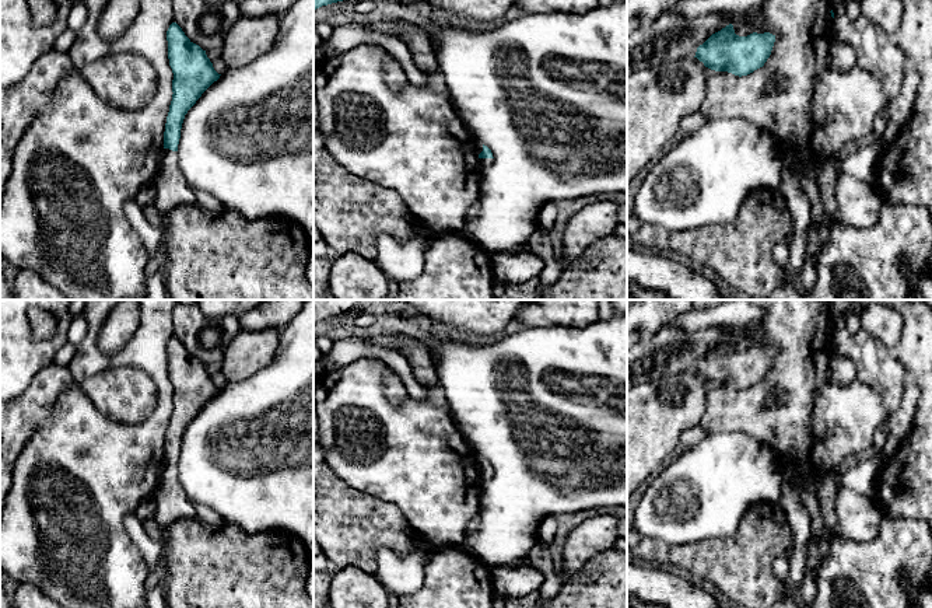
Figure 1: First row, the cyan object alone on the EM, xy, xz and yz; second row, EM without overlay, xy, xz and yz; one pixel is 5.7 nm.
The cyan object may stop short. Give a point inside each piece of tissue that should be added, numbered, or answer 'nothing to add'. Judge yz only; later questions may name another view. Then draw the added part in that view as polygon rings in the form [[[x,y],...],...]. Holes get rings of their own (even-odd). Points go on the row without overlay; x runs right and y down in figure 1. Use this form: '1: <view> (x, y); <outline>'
1: yz (838, 322); [[[845,314],[837,317],[833,315],[831,324],[833,325],[827,328],[830,336],[833,336],[835,332],[842,331],[845,328]]]

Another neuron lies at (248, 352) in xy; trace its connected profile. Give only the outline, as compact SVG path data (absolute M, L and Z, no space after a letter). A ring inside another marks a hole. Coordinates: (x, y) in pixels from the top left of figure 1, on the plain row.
M239 331L230 342L221 373L228 382L243 381L269 366L280 343L280 331Z

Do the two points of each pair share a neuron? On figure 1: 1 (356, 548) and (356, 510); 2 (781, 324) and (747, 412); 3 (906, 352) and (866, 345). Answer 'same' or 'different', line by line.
1: same
2: same
3: different

